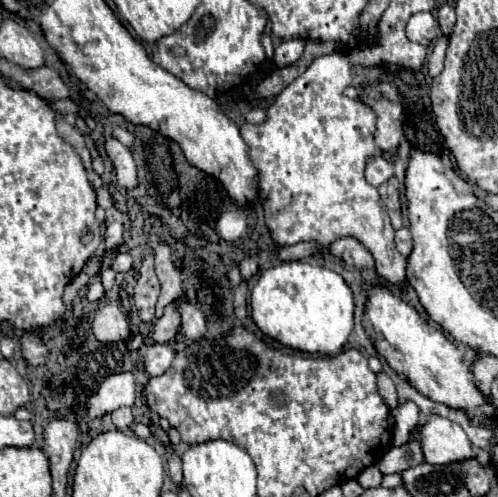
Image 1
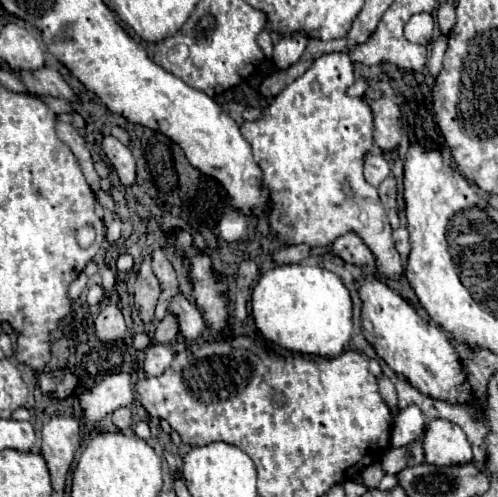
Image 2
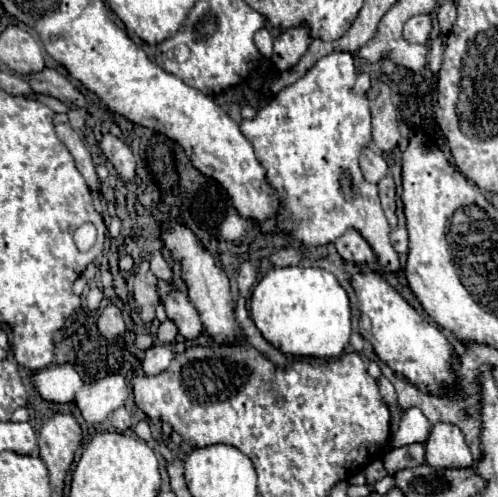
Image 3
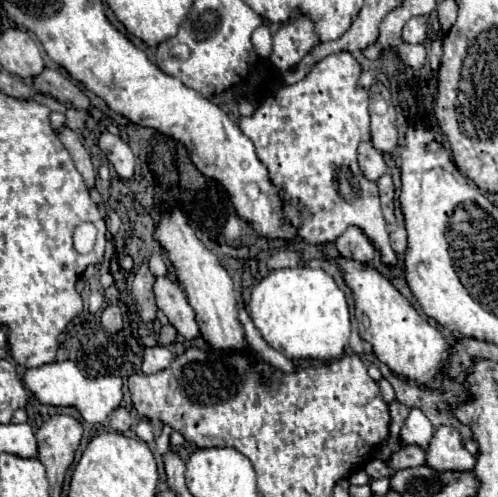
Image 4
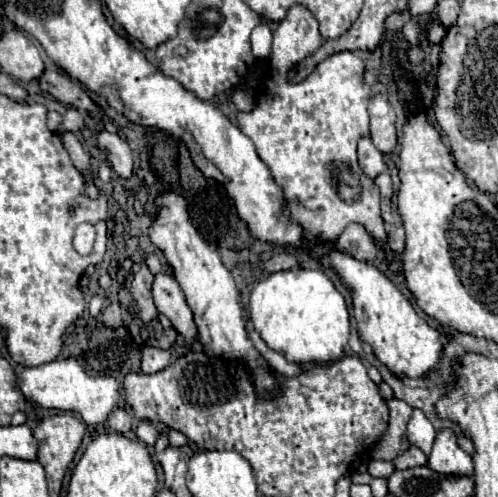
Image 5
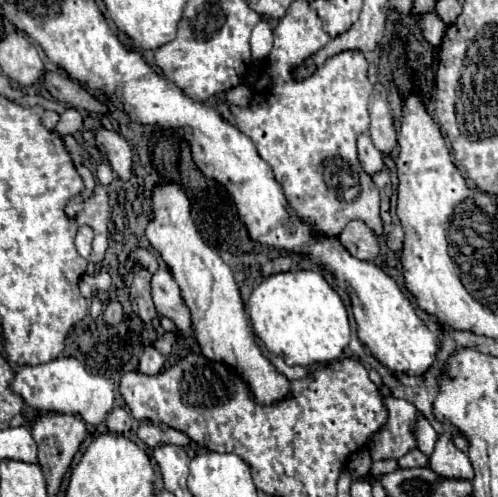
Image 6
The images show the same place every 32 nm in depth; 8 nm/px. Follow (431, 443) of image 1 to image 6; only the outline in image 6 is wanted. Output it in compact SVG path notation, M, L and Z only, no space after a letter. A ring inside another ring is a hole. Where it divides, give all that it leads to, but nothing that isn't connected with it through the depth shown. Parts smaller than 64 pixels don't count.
M448 434L438 436L434 454L430 456L430 468L448 480L472 480L474 470L468 456L452 444Z

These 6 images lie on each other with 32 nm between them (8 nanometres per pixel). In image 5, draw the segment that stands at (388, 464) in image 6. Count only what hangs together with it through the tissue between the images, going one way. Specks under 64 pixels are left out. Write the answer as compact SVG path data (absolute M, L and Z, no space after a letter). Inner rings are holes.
M372 460L368 464L368 474L374 478L386 478L394 472L394 462L384 462L384 460Z

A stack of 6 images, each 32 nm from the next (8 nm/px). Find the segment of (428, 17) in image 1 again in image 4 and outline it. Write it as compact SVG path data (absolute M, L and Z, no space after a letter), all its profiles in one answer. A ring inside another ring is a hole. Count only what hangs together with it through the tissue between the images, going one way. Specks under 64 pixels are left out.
M422 16L412 17L403 27L402 39L410 44L424 42L426 30L428 30L426 18L422 18Z

